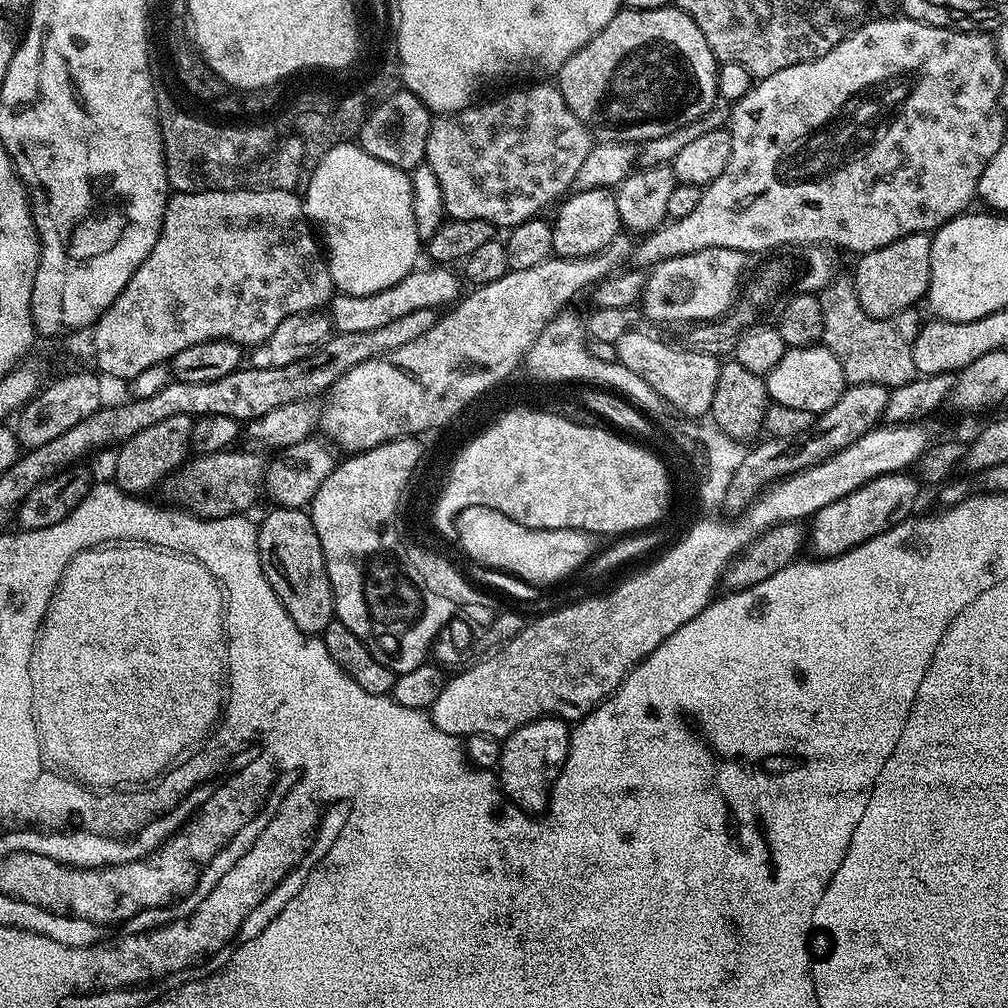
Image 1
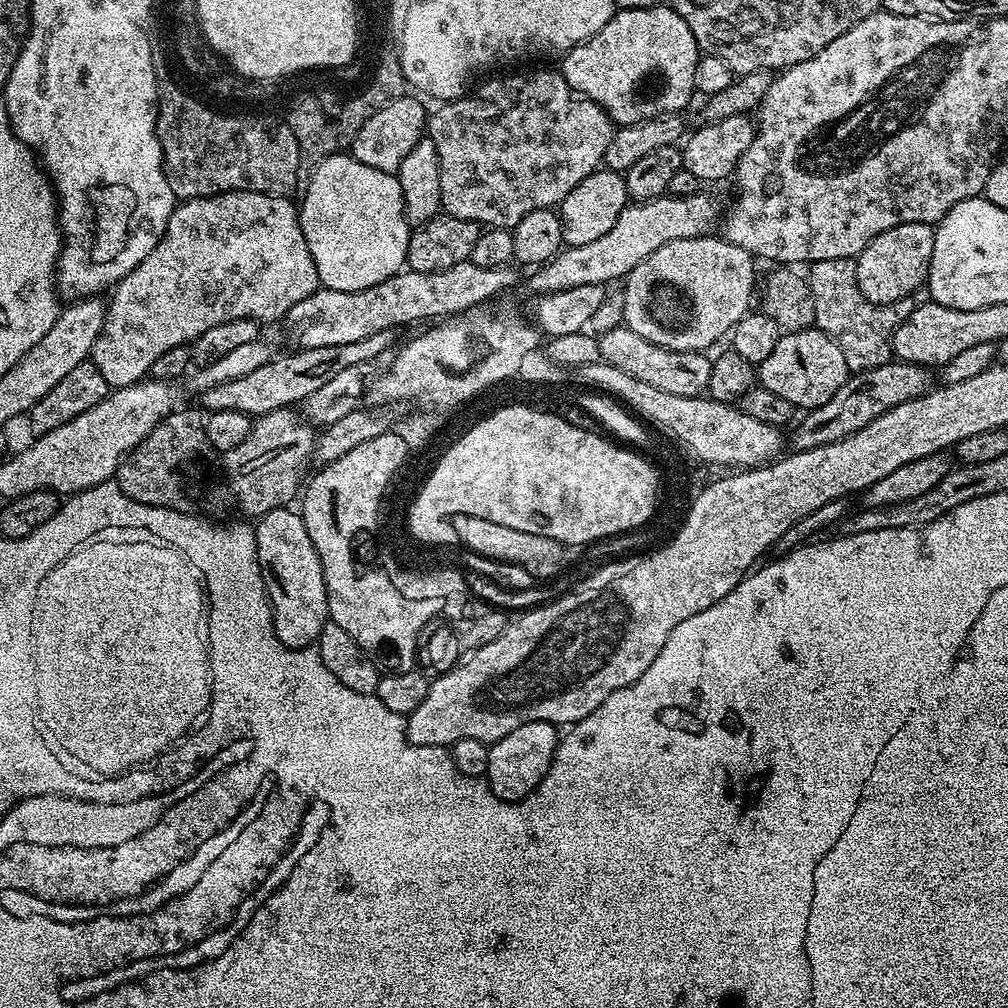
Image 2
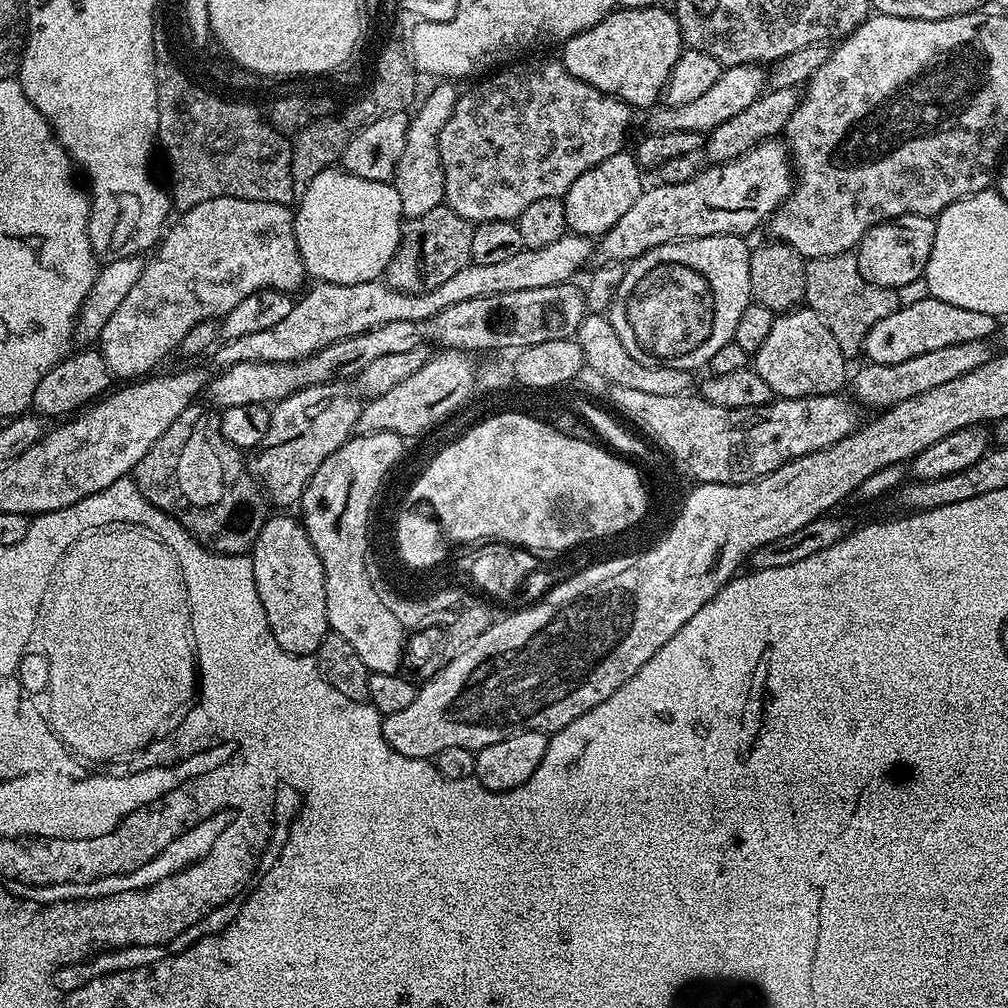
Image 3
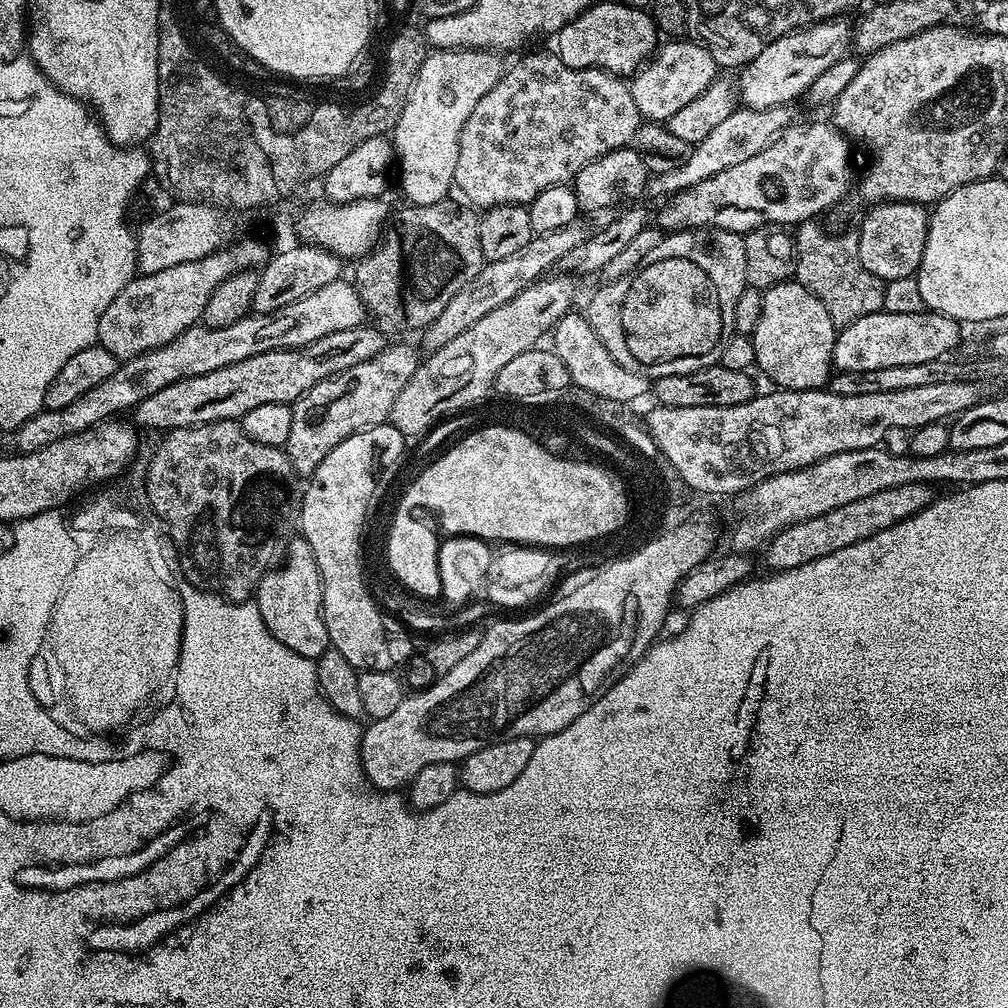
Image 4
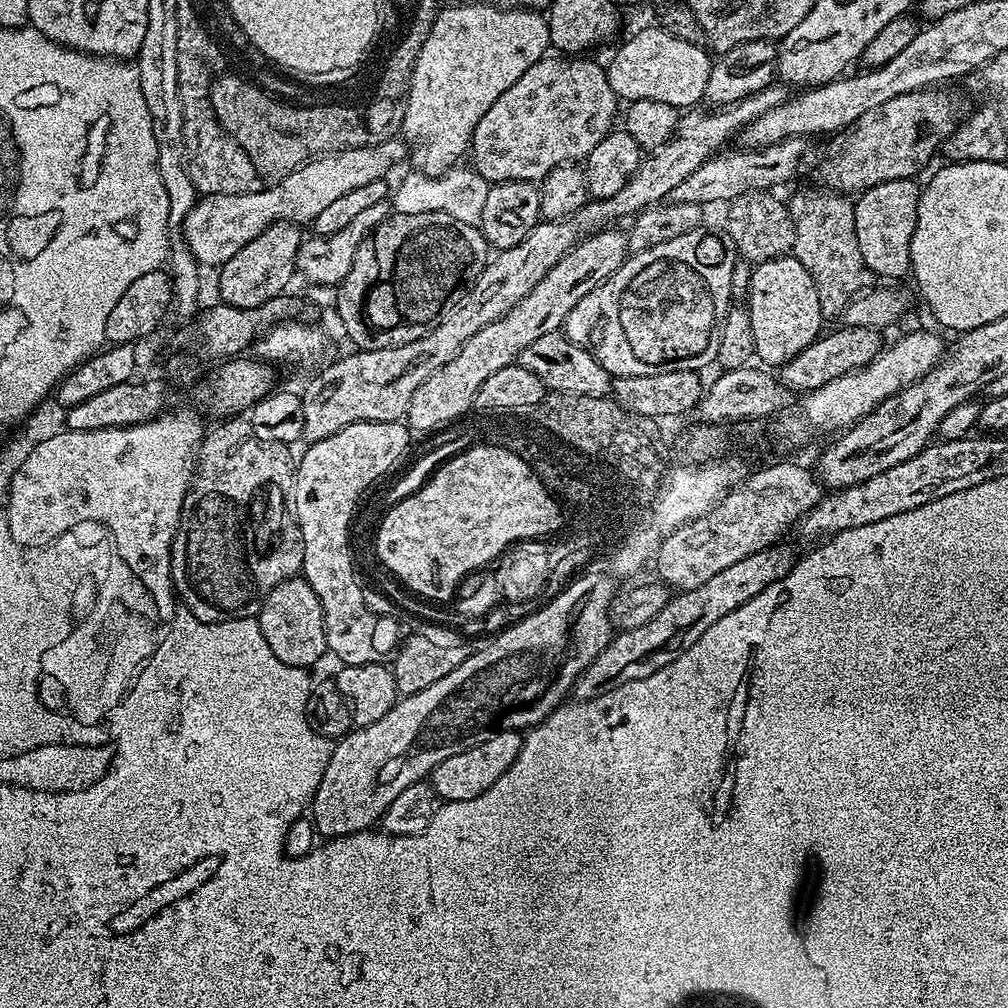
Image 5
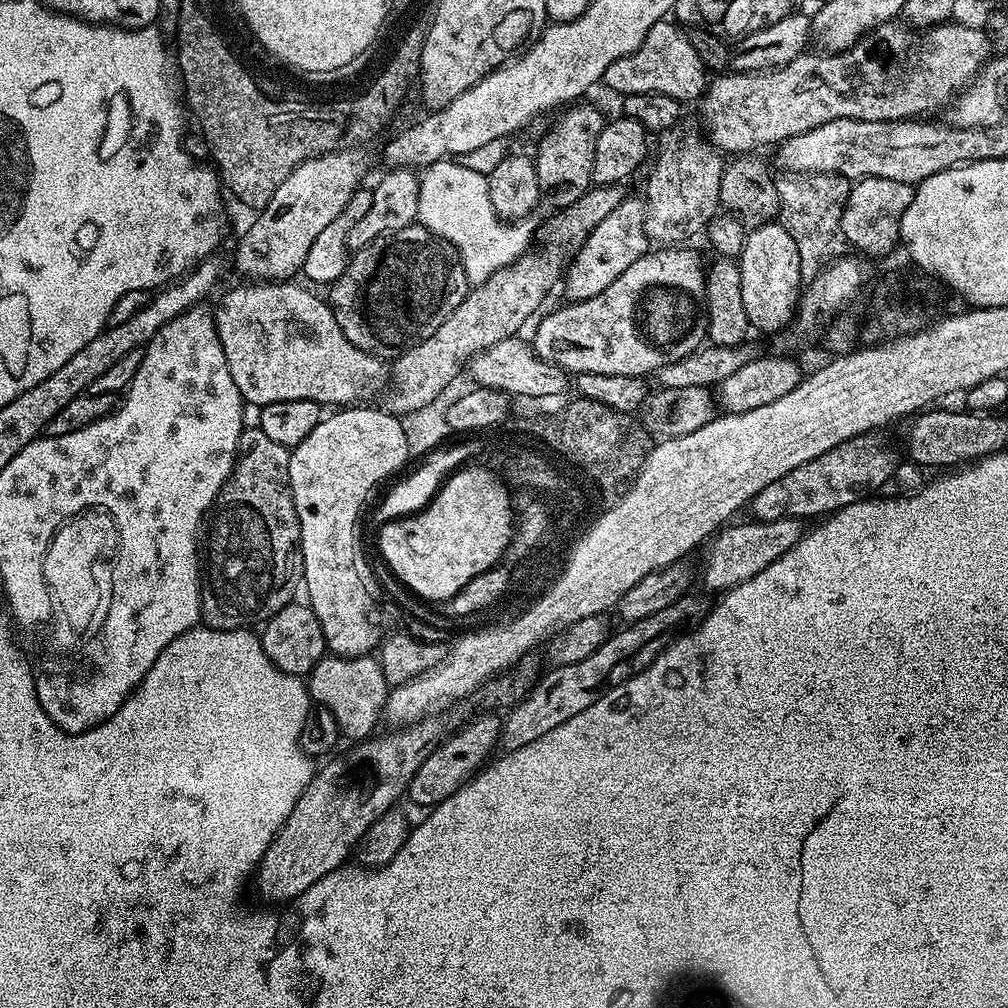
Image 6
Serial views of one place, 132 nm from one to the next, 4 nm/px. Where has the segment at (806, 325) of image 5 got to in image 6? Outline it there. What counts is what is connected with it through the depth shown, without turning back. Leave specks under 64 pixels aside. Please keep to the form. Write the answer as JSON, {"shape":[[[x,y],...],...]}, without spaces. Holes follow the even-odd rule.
{"shape":[[[779,222],[755,225],[744,237],[744,249],[738,257],[742,274],[742,302],[753,329],[776,334],[796,315],[802,295],[802,277],[798,246]]]}

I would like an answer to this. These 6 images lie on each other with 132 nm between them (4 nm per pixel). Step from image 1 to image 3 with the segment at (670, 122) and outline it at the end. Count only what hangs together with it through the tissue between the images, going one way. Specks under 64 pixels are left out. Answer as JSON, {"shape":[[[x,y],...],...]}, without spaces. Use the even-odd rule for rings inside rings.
{"shape":[[[663,6],[646,10],[616,8],[602,22],[562,45],[562,63],[574,78],[610,94],[633,110],[651,109],[663,97],[674,62],[685,47],[680,23]]]}

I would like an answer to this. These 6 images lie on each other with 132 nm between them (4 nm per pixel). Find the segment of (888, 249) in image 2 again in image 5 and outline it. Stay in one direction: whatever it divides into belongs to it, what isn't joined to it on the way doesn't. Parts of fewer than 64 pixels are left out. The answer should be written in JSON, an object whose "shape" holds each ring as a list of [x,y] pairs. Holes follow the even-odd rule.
{"shape":[[[915,179],[891,180],[878,186],[866,189],[855,197],[854,230],[858,234],[858,250],[862,250],[862,258],[872,271],[873,277],[885,276],[885,281],[894,282],[899,276],[907,277],[912,267],[910,258],[910,242],[914,238],[914,226],[918,222],[918,202],[920,201],[921,185]]]}

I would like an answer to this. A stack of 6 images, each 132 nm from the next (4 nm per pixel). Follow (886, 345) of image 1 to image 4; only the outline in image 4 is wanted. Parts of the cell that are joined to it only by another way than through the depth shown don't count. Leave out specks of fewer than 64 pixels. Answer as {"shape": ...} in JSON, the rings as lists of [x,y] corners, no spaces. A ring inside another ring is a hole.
{"shape":[[[805,222],[794,232],[794,279],[810,290],[826,306],[826,314],[837,329],[848,327],[850,322],[866,314],[883,309],[885,281],[879,280],[858,258],[859,231],[827,232],[820,222]]]}

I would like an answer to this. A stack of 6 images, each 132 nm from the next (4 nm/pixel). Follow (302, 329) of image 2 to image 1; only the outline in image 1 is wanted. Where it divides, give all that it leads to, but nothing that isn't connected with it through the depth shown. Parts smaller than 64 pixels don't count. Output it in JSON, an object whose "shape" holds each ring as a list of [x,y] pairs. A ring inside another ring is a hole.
{"shape":[[[448,266],[428,267],[432,268],[417,267],[410,274],[406,274],[406,278],[402,278],[402,282],[398,282],[386,290],[378,290],[378,294],[366,294],[365,296],[333,295],[330,301],[333,329],[336,332],[355,334],[381,327],[394,318],[410,314],[410,310],[422,310],[426,306],[438,310],[443,306],[455,305],[461,295],[461,281],[458,276],[458,281],[456,281],[455,274],[451,272],[453,269]]]}

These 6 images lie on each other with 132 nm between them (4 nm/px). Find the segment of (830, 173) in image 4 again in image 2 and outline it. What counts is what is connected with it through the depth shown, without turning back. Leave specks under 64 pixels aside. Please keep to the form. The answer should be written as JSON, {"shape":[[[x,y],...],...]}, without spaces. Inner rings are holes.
{"shape":[[[665,194],[659,196],[657,200],[629,203],[628,207],[622,210],[622,214],[618,214],[618,222],[614,222],[614,226],[610,226],[609,232],[602,234],[602,238],[596,239],[595,242],[586,242],[586,246],[565,247],[553,260],[548,260],[545,264],[539,265],[533,271],[536,273],[529,278],[528,284],[533,288],[533,293],[543,294],[558,290],[570,290],[570,286],[590,286],[591,284],[608,286],[612,284],[610,283],[611,280],[623,281],[635,270],[638,262],[650,258],[650,254],[654,254],[654,250],[666,246],[666,242],[711,233],[715,229],[712,227],[715,224],[717,227],[721,216],[722,208],[720,212],[715,198],[707,196],[707,194],[698,196],[669,196]]]}

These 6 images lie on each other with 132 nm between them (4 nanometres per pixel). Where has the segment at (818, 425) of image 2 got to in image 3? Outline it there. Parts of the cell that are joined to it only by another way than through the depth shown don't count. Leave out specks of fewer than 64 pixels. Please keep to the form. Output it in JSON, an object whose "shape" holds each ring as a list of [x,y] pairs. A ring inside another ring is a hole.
{"shape":[[[975,340],[974,342],[962,342],[958,346],[942,346],[939,350],[930,350],[930,354],[918,354],[914,358],[906,358],[906,362],[897,364],[874,364],[865,363],[865,368],[860,368],[856,372],[856,377],[851,377],[851,395],[857,405],[865,404],[868,408],[883,410],[893,408],[895,404],[906,402],[910,398],[918,398],[918,394],[926,394],[938,386],[946,386],[946,382],[954,382],[954,378],[962,378],[962,374],[970,374],[970,370],[978,370],[986,362],[990,362],[994,355],[994,348],[988,340]]]}

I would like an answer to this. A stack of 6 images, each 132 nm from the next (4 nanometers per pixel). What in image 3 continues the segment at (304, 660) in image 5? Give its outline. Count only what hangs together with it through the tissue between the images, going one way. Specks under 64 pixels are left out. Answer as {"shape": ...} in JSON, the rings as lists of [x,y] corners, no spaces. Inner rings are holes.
{"shape":[[[269,515],[258,538],[250,549],[254,566],[254,582],[258,586],[258,598],[262,598],[262,610],[266,610],[268,629],[274,634],[274,642],[293,656],[312,656],[322,646],[322,638],[329,632],[326,614],[326,574],[322,558],[308,537],[303,523],[292,516]]]}

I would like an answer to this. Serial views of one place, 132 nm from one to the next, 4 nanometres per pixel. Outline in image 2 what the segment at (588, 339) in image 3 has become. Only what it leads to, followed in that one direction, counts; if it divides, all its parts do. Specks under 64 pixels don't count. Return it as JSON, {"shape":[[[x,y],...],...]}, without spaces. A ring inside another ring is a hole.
{"shape":[[[626,326],[609,330],[599,338],[603,363],[614,366],[649,386],[658,386],[658,390],[666,390],[666,394],[682,394],[698,396],[708,391],[712,360],[704,352],[675,352],[666,350],[644,338],[638,338],[634,330]]]}

